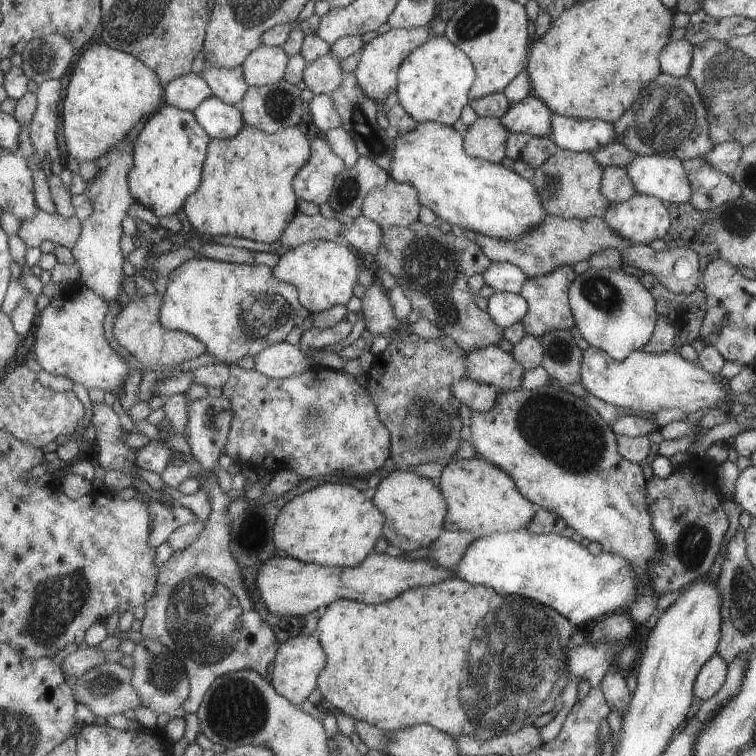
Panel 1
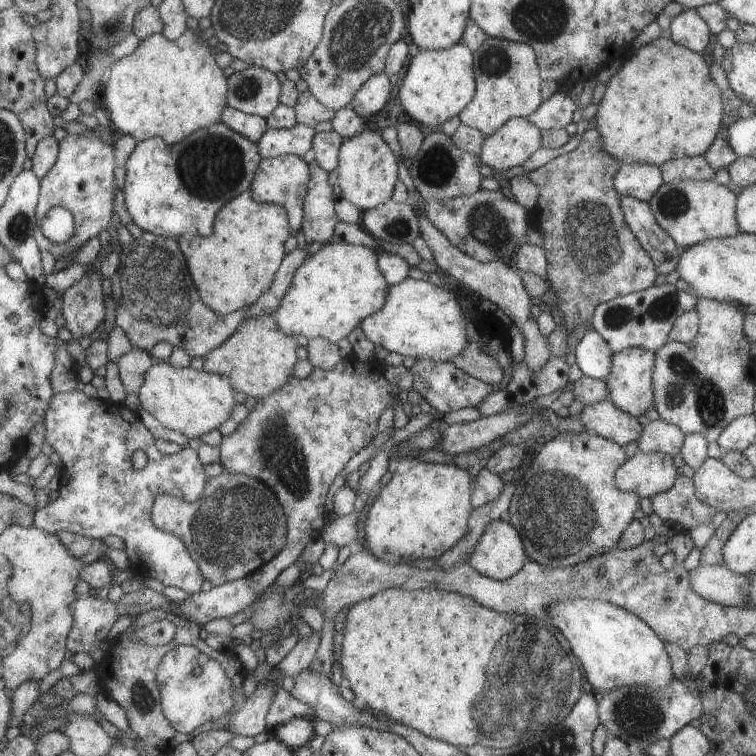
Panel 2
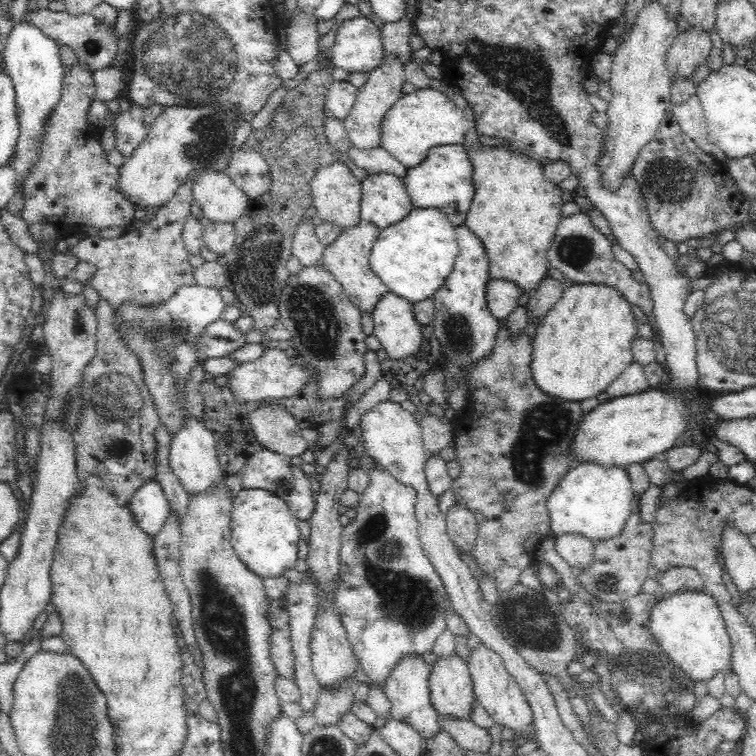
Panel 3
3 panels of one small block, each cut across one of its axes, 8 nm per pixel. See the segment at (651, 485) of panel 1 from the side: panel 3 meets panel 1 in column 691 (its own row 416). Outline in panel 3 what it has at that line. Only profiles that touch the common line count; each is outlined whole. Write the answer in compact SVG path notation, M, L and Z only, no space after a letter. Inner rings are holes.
M500 329L498 332L498 338L496 338L496 344L494 350L490 356L486 356L483 360L480 360L478 364L474 364L474 370L472 370L472 414L470 414L470 422L466 422L466 428L456 428L456 444L452 444L455 450L455 461L460 465L460 474L453 479L451 484L451 491L454 494L454 503L456 506L461 504L466 507L466 510L473 515L477 524L477 538L472 548L474 553L474 560L478 561L480 569L486 571L486 574L494 578L498 585L498 592L510 588L514 584L518 584L520 573L529 568L530 562L536 559L535 551L537 544L541 540L548 536L551 530L549 529L549 512L546 510L546 503L548 497L554 492L554 488L558 486L558 483L562 480L562 477L572 467L570 464L574 464L572 456L569 456L569 444L573 439L573 434L576 432L576 428L579 427L581 419L584 418L584 413L580 409L580 405L576 401L564 401L562 399L556 399L552 395L546 394L538 387L538 383L534 380L534 375L530 368L531 364L532 345L528 342L526 335L520 334L518 338L510 340L507 337L507 332Z

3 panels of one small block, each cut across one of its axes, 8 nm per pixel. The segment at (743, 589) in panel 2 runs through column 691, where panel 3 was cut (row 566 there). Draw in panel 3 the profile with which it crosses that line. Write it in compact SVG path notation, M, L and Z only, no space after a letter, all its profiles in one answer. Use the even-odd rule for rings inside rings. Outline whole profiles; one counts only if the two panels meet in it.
M564 534L555 538L556 552L572 570L586 569L594 560L594 543L581 534Z

